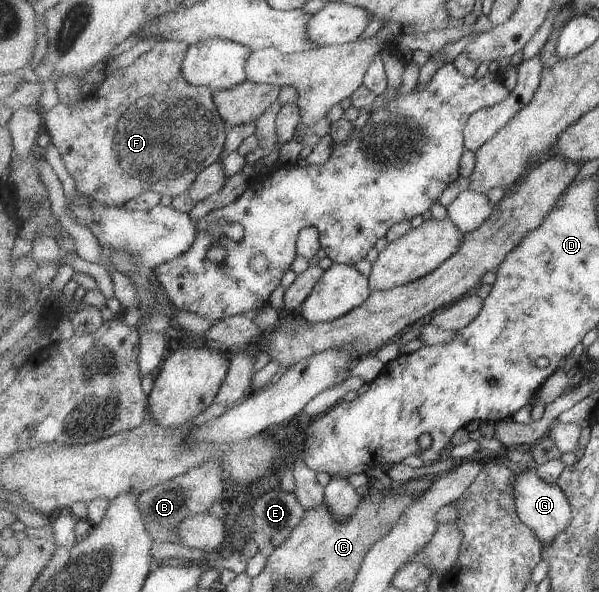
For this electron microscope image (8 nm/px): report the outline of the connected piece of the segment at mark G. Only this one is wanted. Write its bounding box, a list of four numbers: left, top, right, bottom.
[514,465,573,547]

